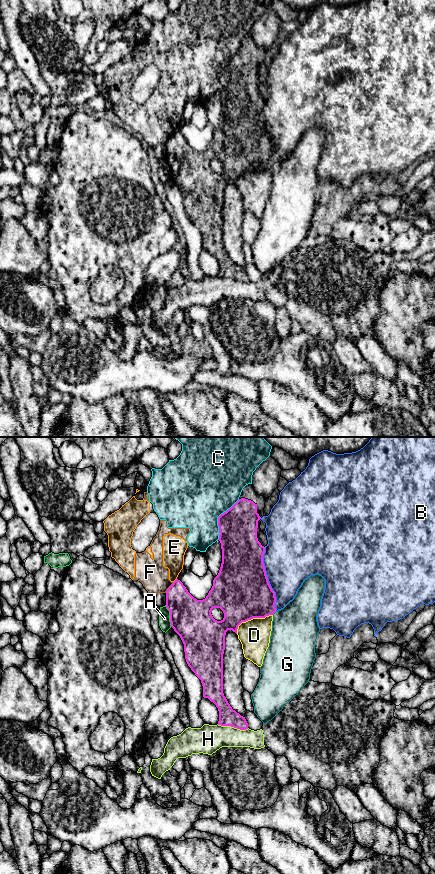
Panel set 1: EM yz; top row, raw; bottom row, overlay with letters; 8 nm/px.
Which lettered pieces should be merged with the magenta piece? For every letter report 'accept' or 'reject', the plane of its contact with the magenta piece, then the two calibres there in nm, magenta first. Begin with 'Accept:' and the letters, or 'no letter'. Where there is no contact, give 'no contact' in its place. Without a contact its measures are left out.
Accept: no letter
A: reject | yz | 320/100 nm
B: reject | yz | 460/420 nm
C: reject | yz | 300/480 nm
D: reject | yz | 460/260 nm
E: reject | yz | 240/180 nm
F: reject | yz | 280/220 nm
G: reject | yz | 380/360 nm
H: reject | yz | 140/220 nm

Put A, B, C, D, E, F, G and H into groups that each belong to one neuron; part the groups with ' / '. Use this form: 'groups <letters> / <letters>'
groups A / B / C E F / D / G / H

